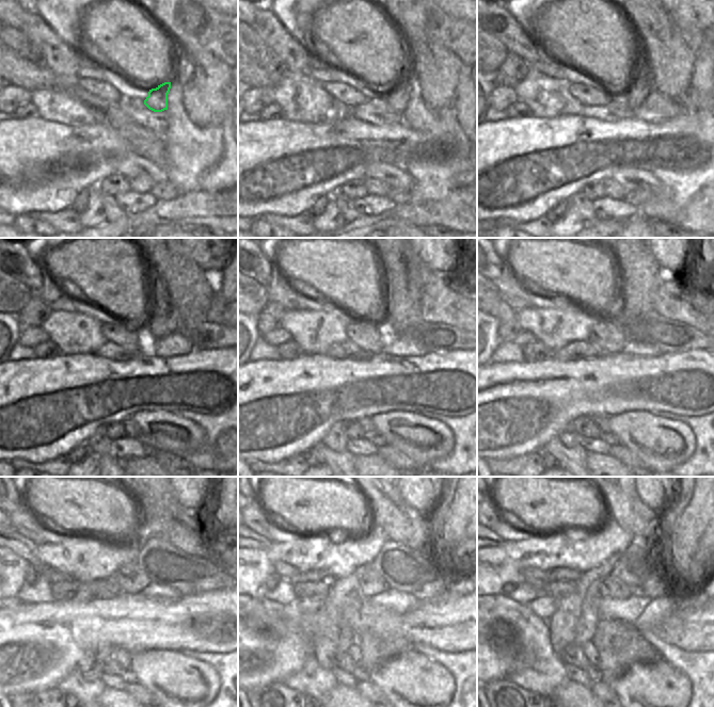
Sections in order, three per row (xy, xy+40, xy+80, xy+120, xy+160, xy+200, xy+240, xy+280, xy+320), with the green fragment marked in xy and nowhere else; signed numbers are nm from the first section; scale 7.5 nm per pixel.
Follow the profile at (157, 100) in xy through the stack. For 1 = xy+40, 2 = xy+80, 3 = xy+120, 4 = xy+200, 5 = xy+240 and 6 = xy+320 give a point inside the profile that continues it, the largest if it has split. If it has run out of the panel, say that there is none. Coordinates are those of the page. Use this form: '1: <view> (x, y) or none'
1: xy+40 (397, 97)
2: xy+80 (640, 83)
3: xy+120 (165, 320)
4: xy+200 (650, 280)
5: xy+240 (157, 510)
6: xy+320 (630, 513)

